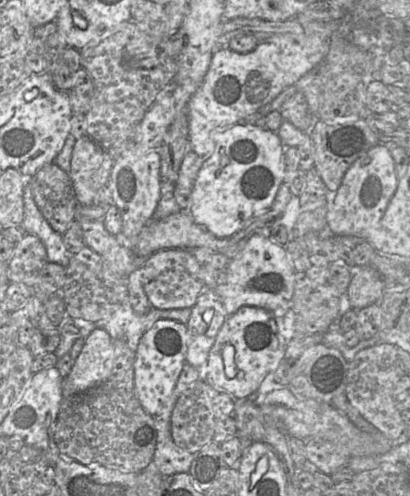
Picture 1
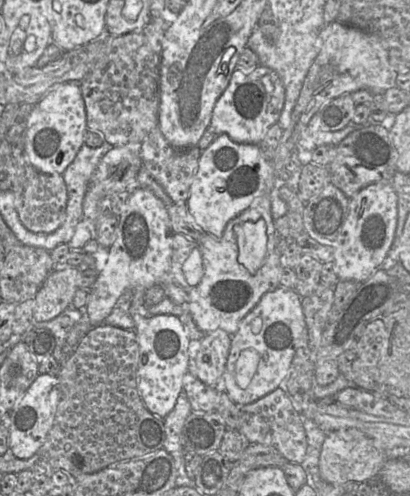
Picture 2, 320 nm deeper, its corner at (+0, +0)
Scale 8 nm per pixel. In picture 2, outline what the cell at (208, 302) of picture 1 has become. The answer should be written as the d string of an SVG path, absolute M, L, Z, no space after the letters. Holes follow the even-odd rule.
M216 330L212 333L205 334L199 341L193 340L190 344L189 372L204 384L214 388L221 388L231 347L231 338L232 336L225 331Z

